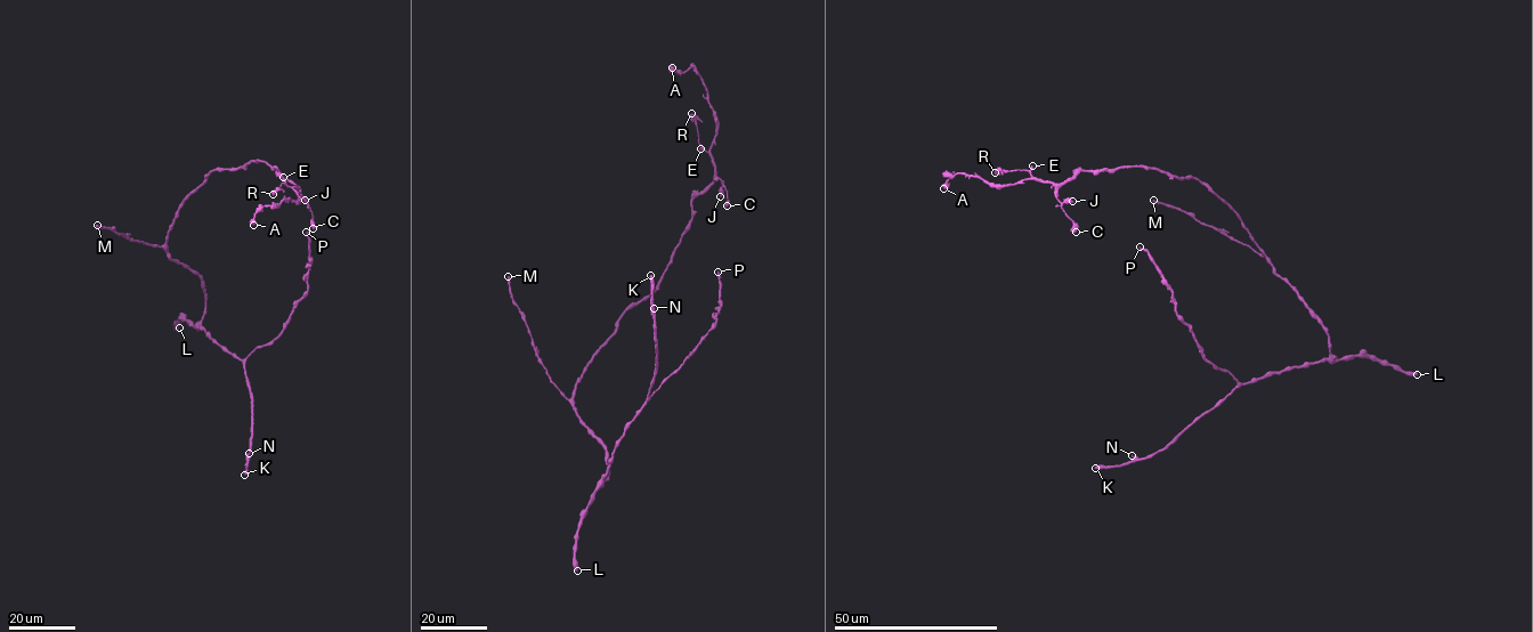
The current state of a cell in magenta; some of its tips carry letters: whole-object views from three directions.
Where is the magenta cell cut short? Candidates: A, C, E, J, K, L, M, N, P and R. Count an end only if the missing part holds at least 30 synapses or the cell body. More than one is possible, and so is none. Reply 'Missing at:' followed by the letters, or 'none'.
Missing at: K, P

